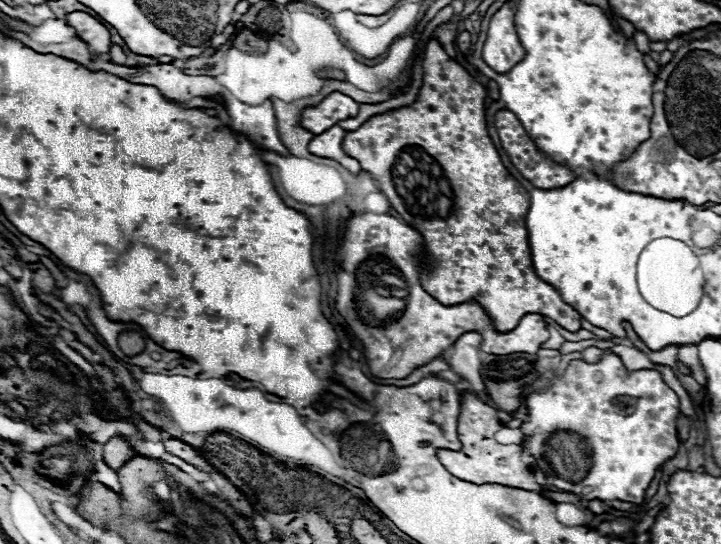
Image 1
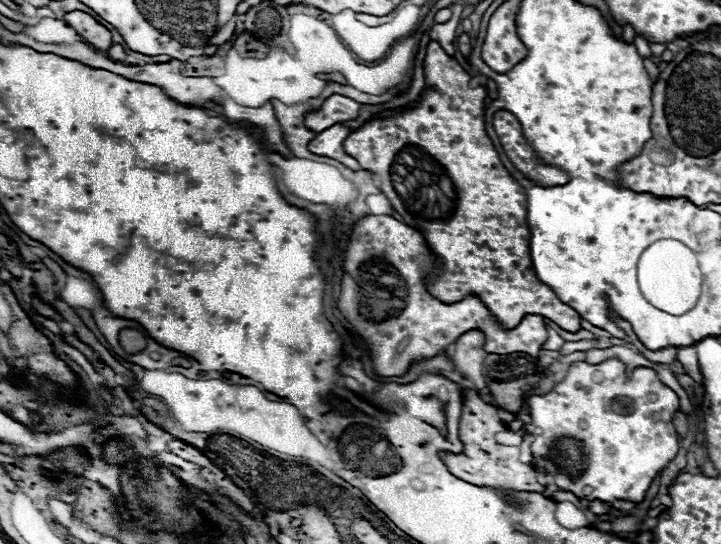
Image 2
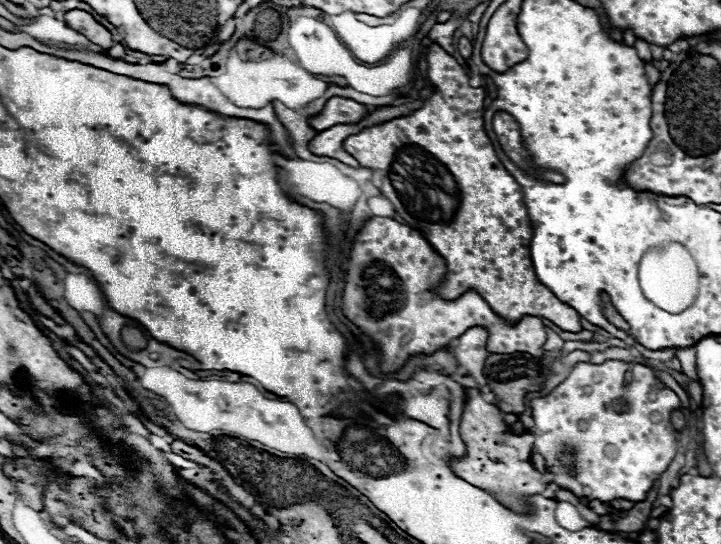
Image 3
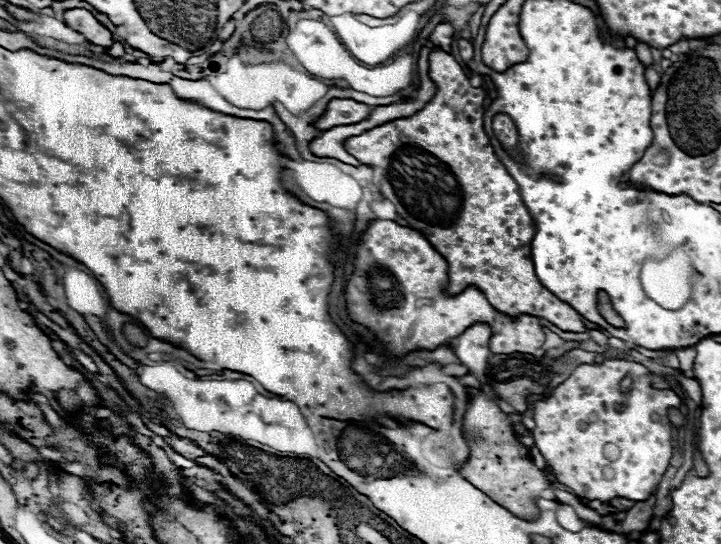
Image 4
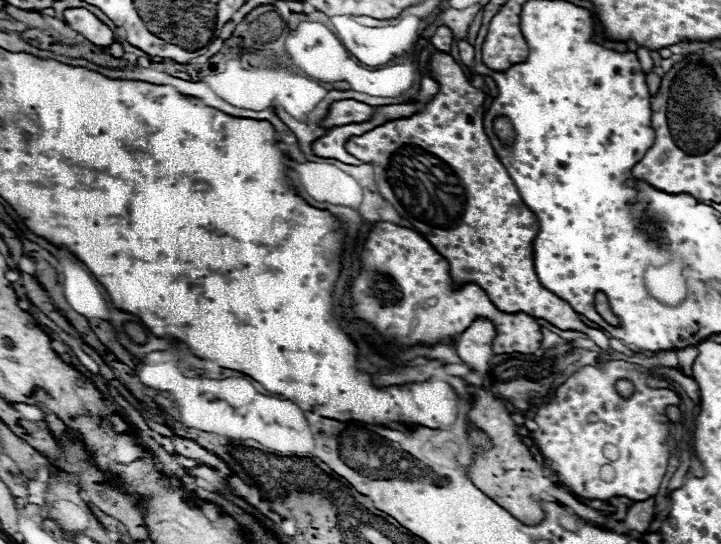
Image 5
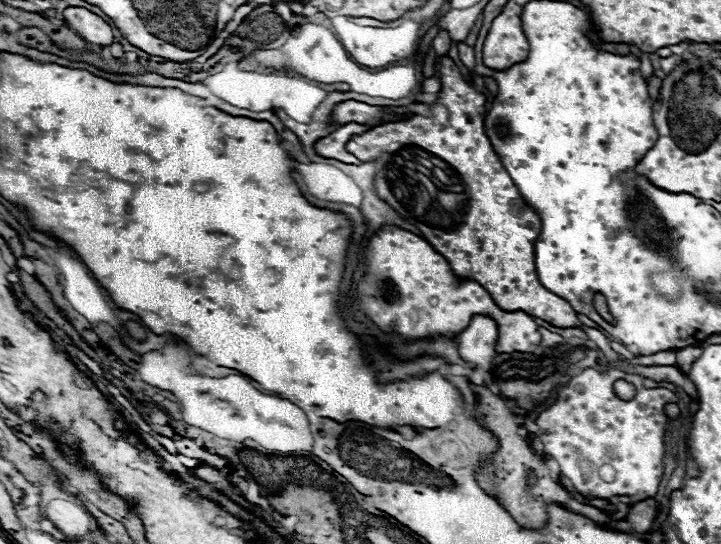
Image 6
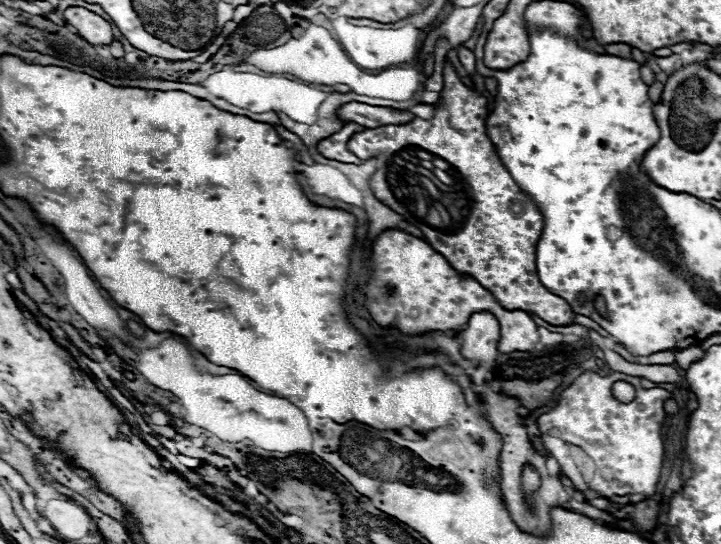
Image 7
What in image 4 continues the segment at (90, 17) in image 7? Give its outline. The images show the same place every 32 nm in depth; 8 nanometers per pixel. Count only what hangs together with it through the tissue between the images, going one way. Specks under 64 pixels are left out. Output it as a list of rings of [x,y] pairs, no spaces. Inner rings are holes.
[[[72,8],[72,10],[66,10],[64,12],[64,22],[86,36],[88,42],[96,44],[96,46],[102,46],[102,48],[110,48],[114,44],[112,40],[112,32],[102,26],[88,10],[82,10],[82,8]]]

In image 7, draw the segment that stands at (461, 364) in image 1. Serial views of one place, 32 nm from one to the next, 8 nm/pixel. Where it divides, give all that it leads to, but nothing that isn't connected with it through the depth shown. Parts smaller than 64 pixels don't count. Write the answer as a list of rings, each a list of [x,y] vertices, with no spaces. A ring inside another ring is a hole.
[[[488,312],[472,314],[468,326],[458,334],[462,342],[462,356],[474,362],[494,362],[498,358],[498,340],[500,326],[496,318]]]

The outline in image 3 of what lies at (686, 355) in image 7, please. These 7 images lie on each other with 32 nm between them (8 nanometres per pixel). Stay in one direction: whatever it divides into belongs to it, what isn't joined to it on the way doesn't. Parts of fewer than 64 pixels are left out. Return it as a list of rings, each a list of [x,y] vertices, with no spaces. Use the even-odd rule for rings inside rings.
[[[688,346],[688,348],[678,348],[676,350],[676,358],[680,360],[682,364],[682,372],[692,378],[692,380],[700,380],[698,378],[698,370],[696,370],[696,348],[694,346]]]

